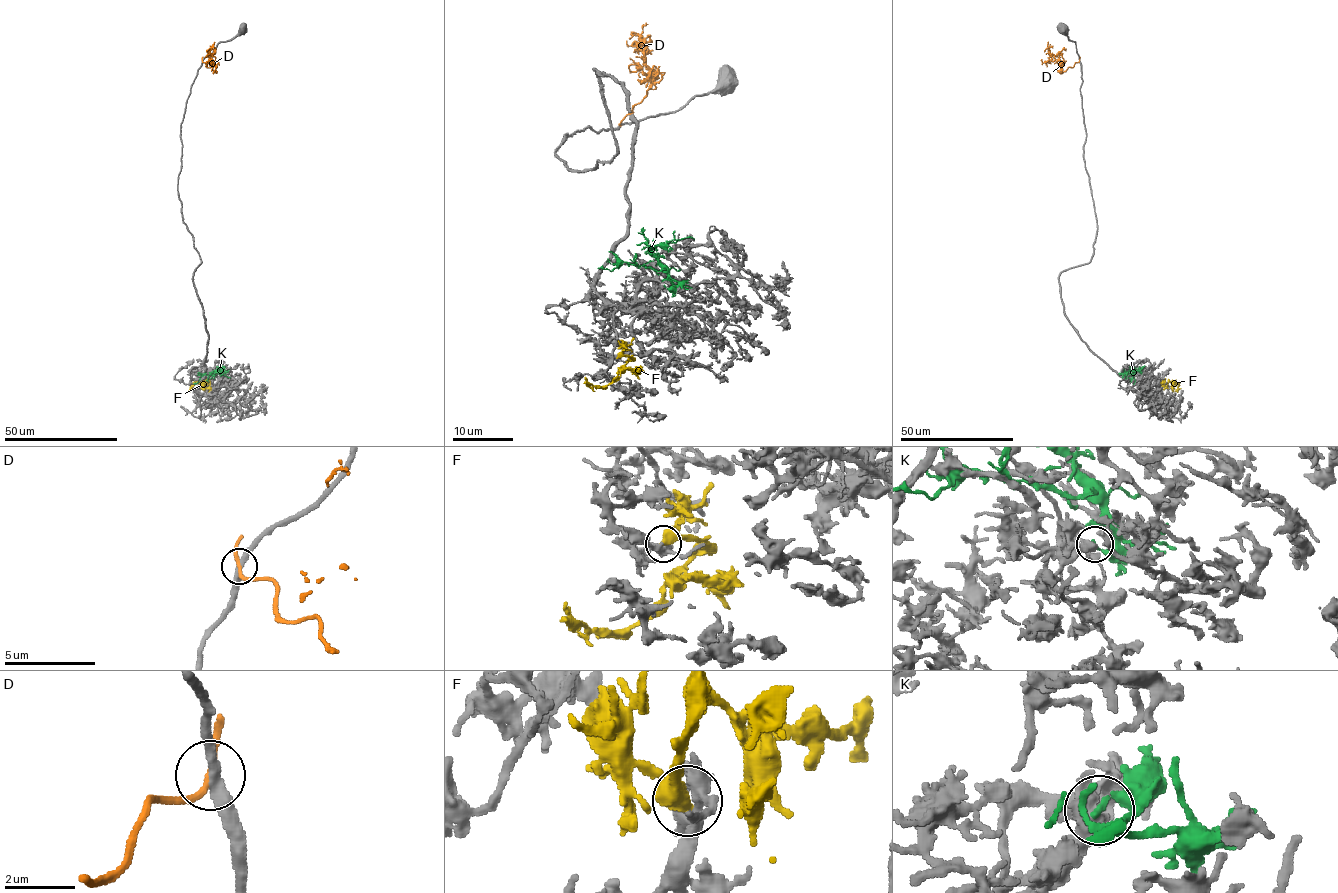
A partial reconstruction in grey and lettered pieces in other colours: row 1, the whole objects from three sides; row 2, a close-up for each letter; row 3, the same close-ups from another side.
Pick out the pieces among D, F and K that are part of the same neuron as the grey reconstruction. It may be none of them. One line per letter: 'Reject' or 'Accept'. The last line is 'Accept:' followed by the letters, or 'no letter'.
D: Reject
F: Accept
K: Reject
Accept: F

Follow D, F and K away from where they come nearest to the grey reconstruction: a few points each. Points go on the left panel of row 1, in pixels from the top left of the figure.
D: (202, 60), (212, 68), (213, 73), (218, 63), (213, 54), (210, 62), (213, 59)
F: (201, 387), (205, 381), (192, 386), (189, 392)
K: (219, 369), (203, 374), (193, 383)

